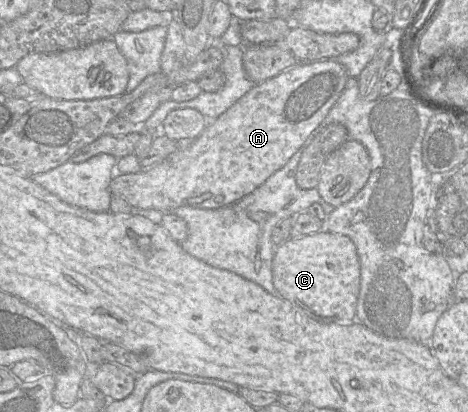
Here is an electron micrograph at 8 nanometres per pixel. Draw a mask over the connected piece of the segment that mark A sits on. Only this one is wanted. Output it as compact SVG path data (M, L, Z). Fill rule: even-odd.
M336 59L298 62L277 76L255 84L227 111L209 121L198 137L162 162L137 173L120 174L113 178L110 192L124 198L135 211L154 209L168 213L181 206L215 209L236 203L261 186L301 149L341 96L348 78L345 67Z

